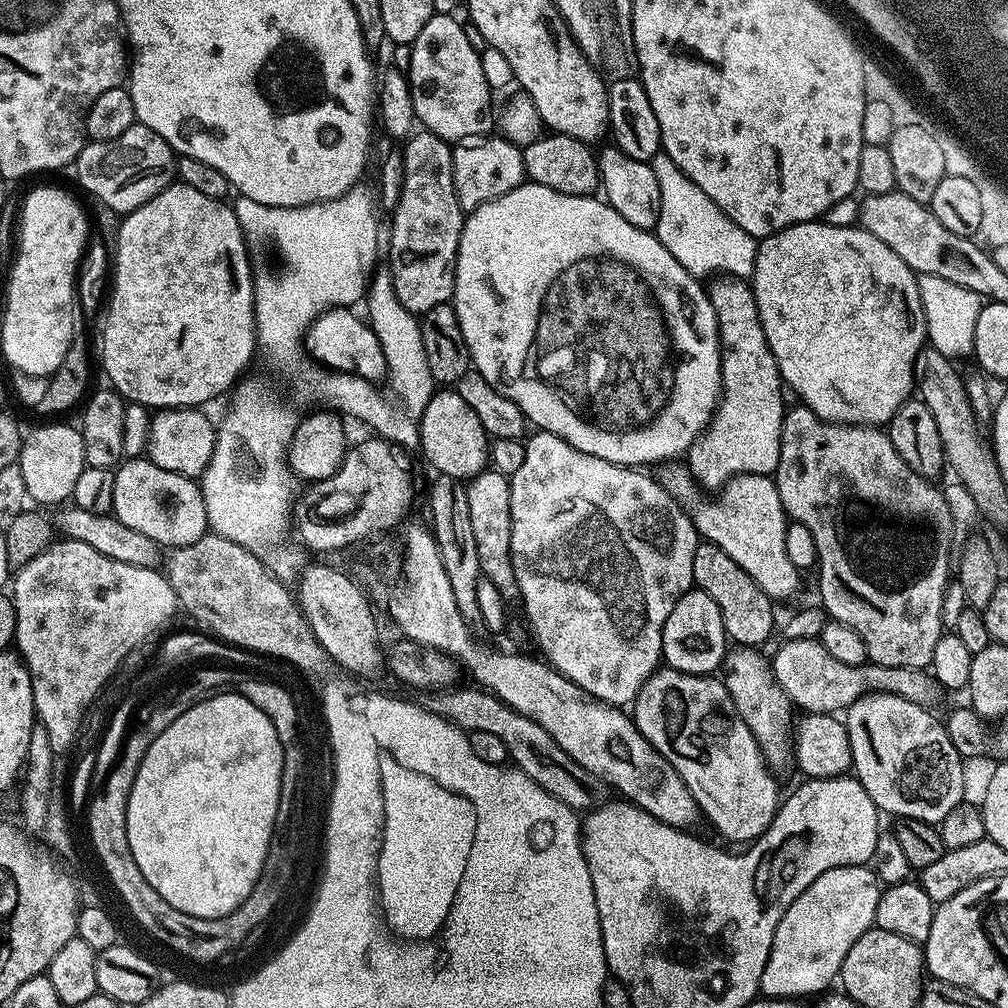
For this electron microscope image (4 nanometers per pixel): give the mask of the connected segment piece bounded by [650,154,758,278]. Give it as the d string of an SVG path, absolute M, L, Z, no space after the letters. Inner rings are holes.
M658 155L651 160L654 178L658 178L658 194L660 195L660 213L654 234L674 254L674 258L692 276L705 278L715 272L725 272L728 278L751 277L756 265L757 237L746 234L742 226L732 221L717 204L682 170L669 156Z

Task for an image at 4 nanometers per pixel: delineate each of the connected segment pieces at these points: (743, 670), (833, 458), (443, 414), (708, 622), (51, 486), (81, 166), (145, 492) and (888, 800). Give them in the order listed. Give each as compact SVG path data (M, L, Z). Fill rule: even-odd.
M743 646L735 649L736 653L729 655L726 660L726 683L728 693L734 698L734 706L738 714L750 726L754 738L760 743L761 749L769 750L775 744L780 744L784 740L784 734L789 733L790 724L794 712L793 701L789 700L787 694L780 688L773 679L772 666L769 657L759 656L756 648L746 648Z
M795 406L796 408L789 407L784 414L784 421L782 422L782 434L780 435L780 457L778 458L778 466L774 473L774 479L776 482L776 489L778 490L778 498L782 498L782 506L789 519L789 521L806 526L806 530L810 530L810 534L814 534L814 546L816 547L816 558L818 561L818 573L820 572L820 600L825 613L831 619L842 622L846 626L850 626L850 630L854 630L858 634L858 638L862 638L862 642L866 642L866 654L868 660L873 664L877 664L882 667L904 667L914 669L927 669L931 665L934 658L934 646L938 646L940 637L945 631L943 624L943 598L948 590L950 583L950 577L948 577L948 567L953 567L954 564L954 552L952 556L952 536L957 535L955 528L955 522L951 520L950 508L947 506L946 498L943 491L939 487L935 488L933 481L927 476L920 476L915 472L906 461L902 458L902 454L898 454L898 450L894 450L894 442L890 442L887 431L883 427L873 426L870 424L835 424L830 420L823 420L818 418L818 414L814 414L814 410L805 408L803 406Z
M436 390L420 418L419 451L437 469L439 475L449 476L461 482L477 476L489 467L488 446L490 437L484 431L478 414L466 406L464 399L454 390Z
M693 587L678 602L674 602L674 610L670 610L670 618L666 618L666 626L662 630L662 660L667 667L685 672L687 676L707 676L715 673L716 667L723 665L726 660L724 647L729 647L730 641L724 633L722 622L722 610L710 594L706 594L701 588Z
M48 422L45 428L36 428L29 436L27 433L18 463L22 470L22 478L26 478L29 501L36 503L37 500L40 504L60 506L71 497L74 486L78 483L78 474L82 474L86 465L79 427L72 425L71 428L68 424L56 423L60 422Z
M139 122L113 140L93 140L85 143L74 165L80 184L96 200L101 200L112 212L127 214L150 202L154 194L173 183L174 153L154 130Z
M147 458L125 459L115 474L112 512L155 544L168 550L190 546L209 531L204 495L193 477L162 470L162 466Z
M884 692L865 694L849 705L846 709L846 727L852 751L851 771L881 813L889 812L892 818L905 816L939 825L940 820L946 818L946 814L950 814L950 810L954 810L954 806L965 799L965 761L958 750L954 750L954 742L950 742L945 721L941 717L939 720L931 716L923 707L923 703Z

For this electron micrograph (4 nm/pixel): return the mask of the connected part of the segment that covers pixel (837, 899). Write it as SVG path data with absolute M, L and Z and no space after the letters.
M851 864L826 870L782 914L766 970L762 970L760 992L768 998L797 998L823 993L839 977L850 946L876 923L882 885L871 867Z

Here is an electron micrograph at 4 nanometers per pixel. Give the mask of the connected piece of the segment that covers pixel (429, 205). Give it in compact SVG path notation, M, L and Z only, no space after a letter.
M427 130L415 131L404 145L404 181L398 206L391 213L392 241L388 244L386 262L392 268L394 294L398 294L398 302L402 302L406 310L422 314L453 299L456 290L456 255L460 253L460 235L464 229L466 213L456 197L452 177L453 145Z

